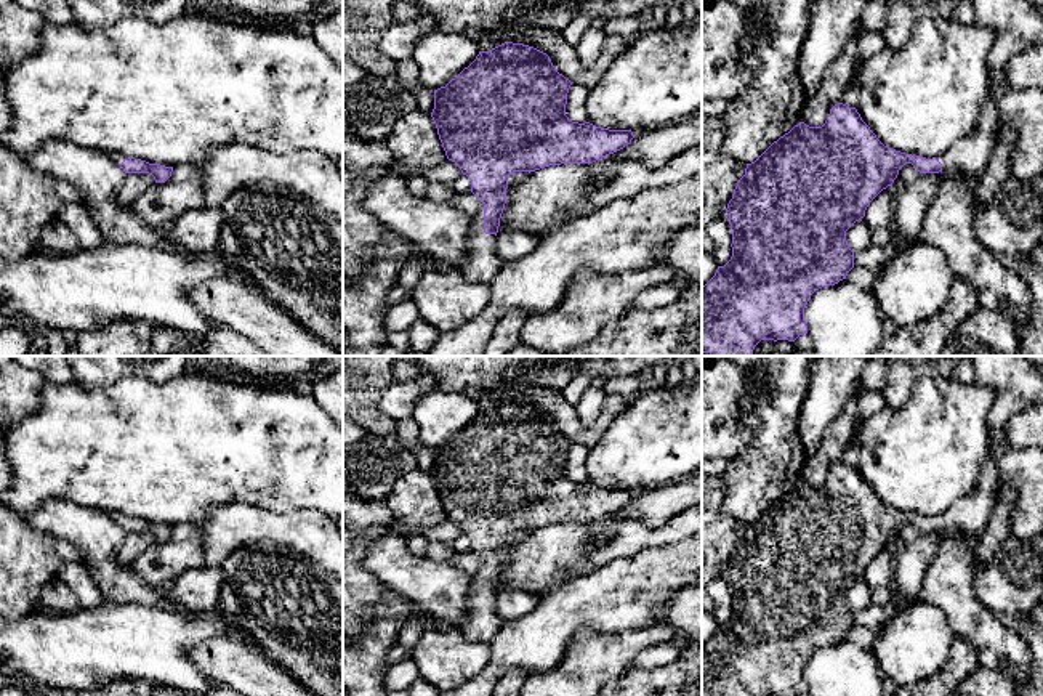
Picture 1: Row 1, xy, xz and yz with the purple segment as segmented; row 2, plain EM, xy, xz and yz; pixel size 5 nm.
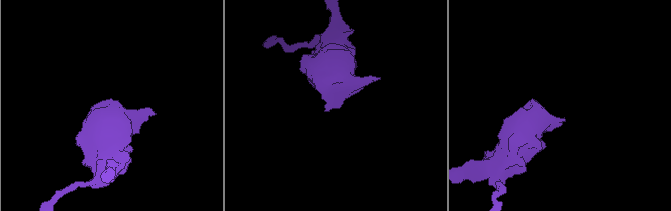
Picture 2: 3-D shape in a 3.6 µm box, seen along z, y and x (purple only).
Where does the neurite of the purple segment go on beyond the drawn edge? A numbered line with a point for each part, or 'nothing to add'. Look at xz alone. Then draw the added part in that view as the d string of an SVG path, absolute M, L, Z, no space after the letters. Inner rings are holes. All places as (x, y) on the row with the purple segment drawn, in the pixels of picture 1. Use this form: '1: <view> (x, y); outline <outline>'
1: xz (483, 265); outline M484 208L473 216L473 250L460 271L471 282L490 284L503 261L495 253L495 234L484 233Z

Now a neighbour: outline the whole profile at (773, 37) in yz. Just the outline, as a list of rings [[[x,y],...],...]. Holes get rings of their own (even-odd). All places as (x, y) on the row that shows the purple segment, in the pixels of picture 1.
[[[766,0],[766,5],[745,14],[742,47],[750,61],[751,82],[737,98],[726,101],[721,120],[726,127],[723,149],[740,164],[755,162],[774,141],[801,122],[804,104],[798,63],[811,26],[811,0]]]

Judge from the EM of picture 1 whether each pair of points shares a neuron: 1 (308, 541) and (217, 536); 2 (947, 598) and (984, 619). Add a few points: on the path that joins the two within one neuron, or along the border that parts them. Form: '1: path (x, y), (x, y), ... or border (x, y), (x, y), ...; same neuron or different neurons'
1: path (285, 530), (239, 530); same neuron
2: path (957, 603), (974, 619); same neuron

